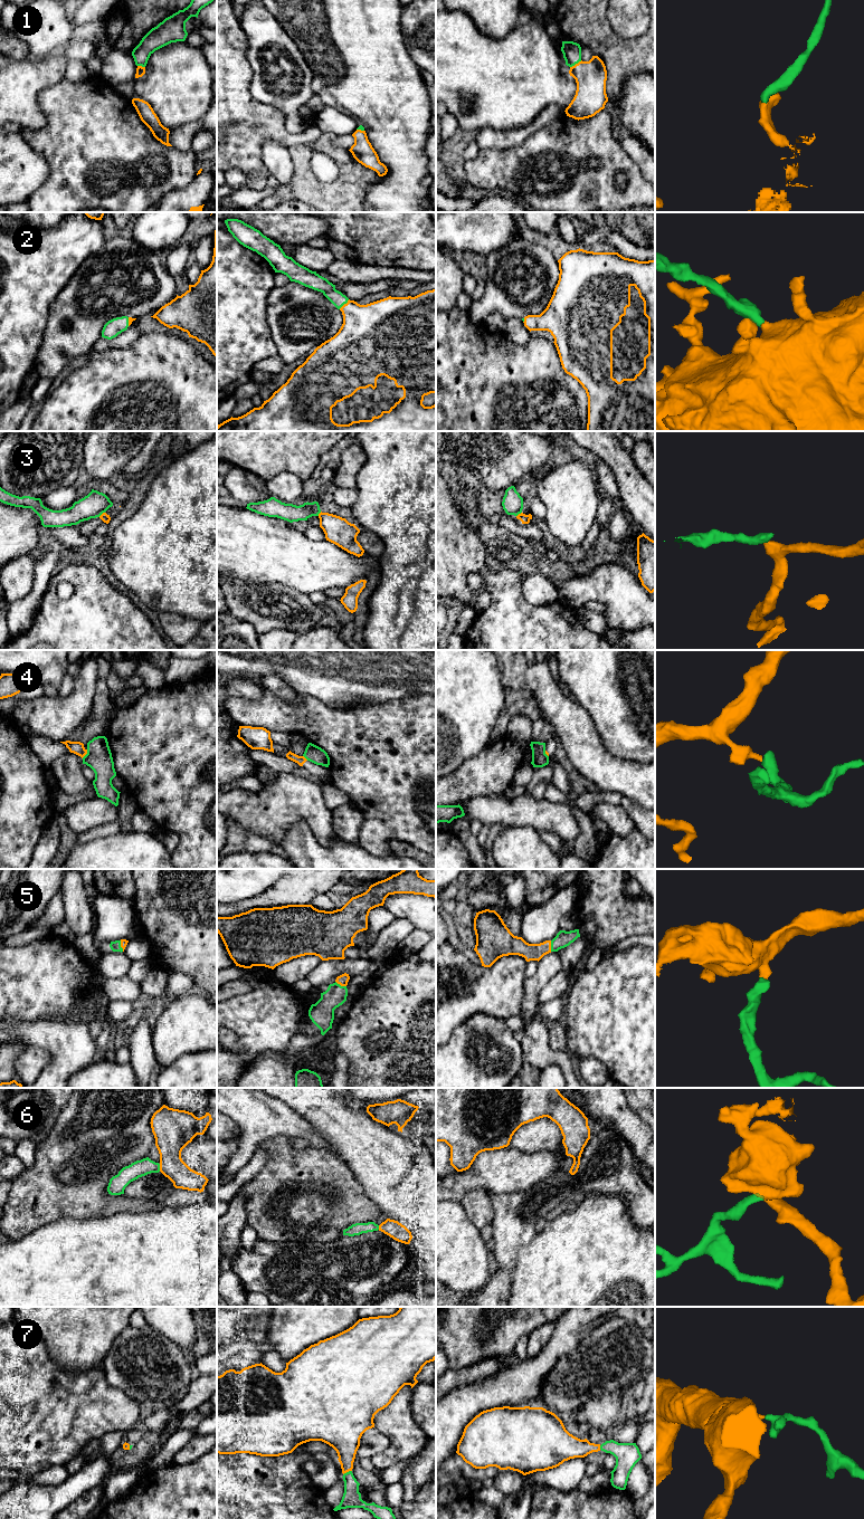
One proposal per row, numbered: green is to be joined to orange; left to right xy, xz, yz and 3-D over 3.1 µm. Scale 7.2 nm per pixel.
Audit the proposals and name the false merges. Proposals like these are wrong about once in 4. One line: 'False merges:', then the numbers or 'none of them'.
False merges: 3, 4

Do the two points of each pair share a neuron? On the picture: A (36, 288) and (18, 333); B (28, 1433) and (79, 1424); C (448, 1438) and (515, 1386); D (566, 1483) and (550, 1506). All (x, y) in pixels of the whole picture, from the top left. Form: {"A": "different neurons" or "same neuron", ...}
{"A": "same neuron", "B": "same neuron", "C": "same neuron", "D": "different neurons"}

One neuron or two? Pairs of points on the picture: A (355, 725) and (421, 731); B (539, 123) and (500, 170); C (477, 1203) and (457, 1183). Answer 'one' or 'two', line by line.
A: one
B: two
C: two

